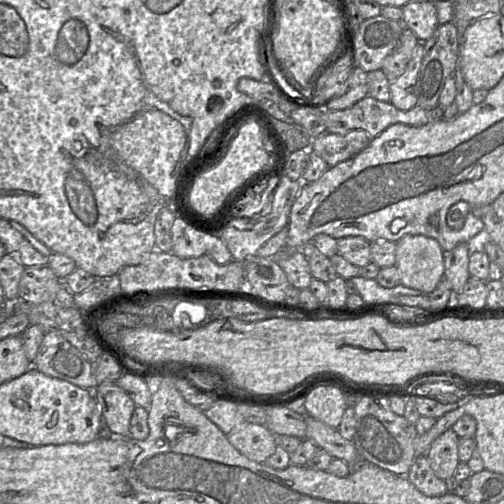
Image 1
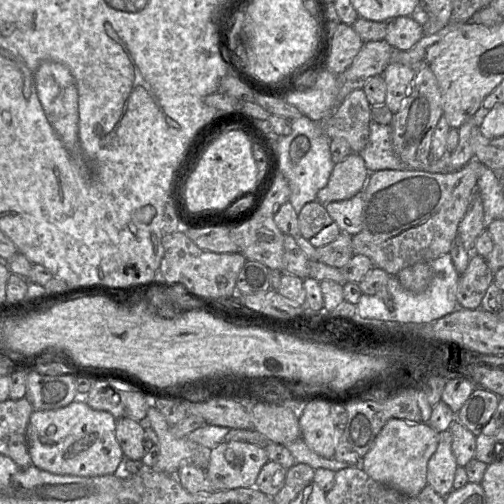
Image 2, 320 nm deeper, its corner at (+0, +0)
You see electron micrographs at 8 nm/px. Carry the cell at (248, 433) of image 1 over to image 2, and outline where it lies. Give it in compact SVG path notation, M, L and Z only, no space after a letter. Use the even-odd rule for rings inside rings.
M240 440L223 441L207 452L208 467L206 473L214 491L254 487L259 472L269 461L265 448Z

